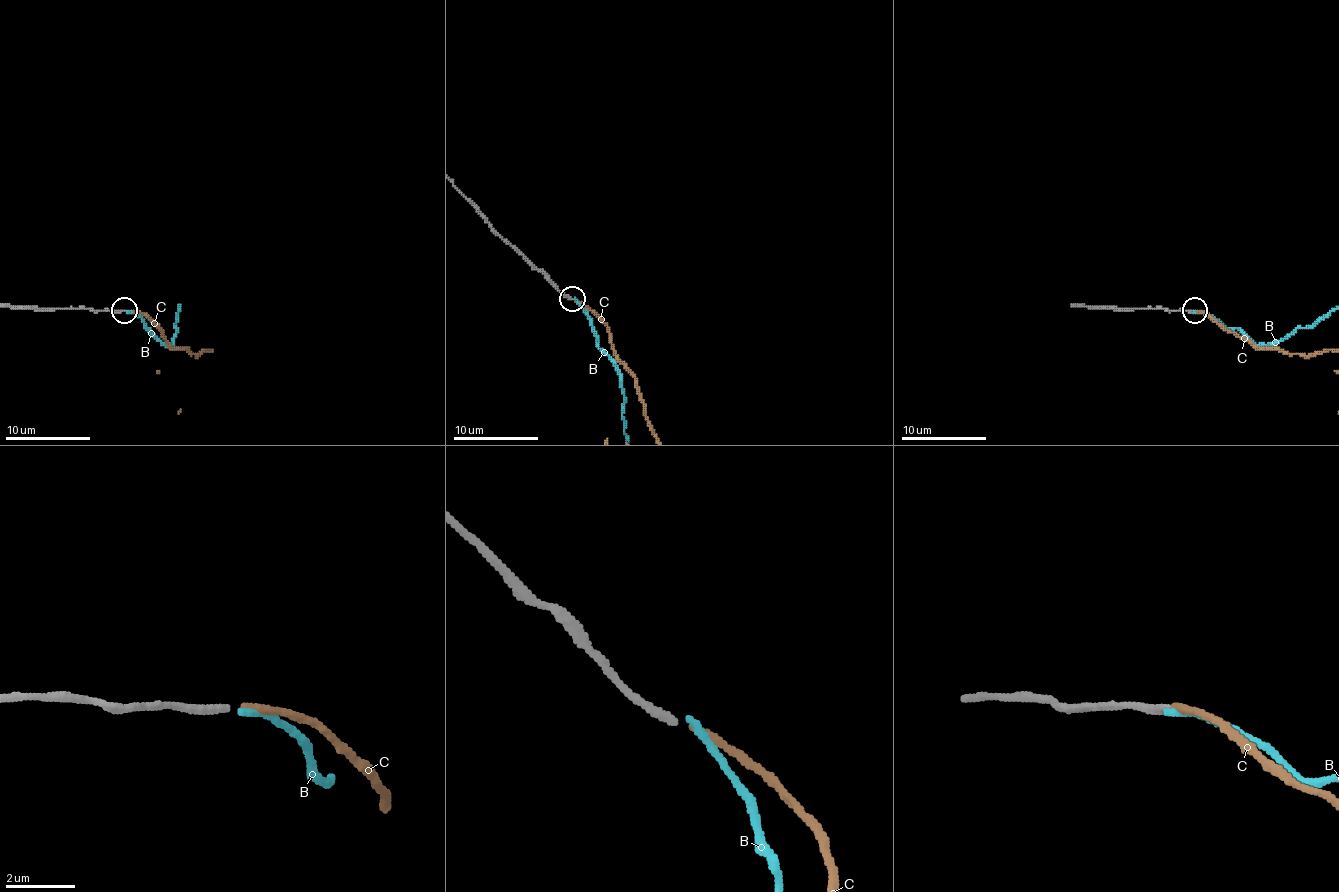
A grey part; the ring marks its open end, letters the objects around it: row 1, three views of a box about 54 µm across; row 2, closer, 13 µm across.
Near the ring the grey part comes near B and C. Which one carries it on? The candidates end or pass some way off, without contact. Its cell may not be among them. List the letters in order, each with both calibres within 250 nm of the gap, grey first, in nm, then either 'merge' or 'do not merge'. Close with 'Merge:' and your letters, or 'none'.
B: calibres 240 and 200 nm; do not merge
C: calibres 240 and 200 nm; merge
Merge: C

